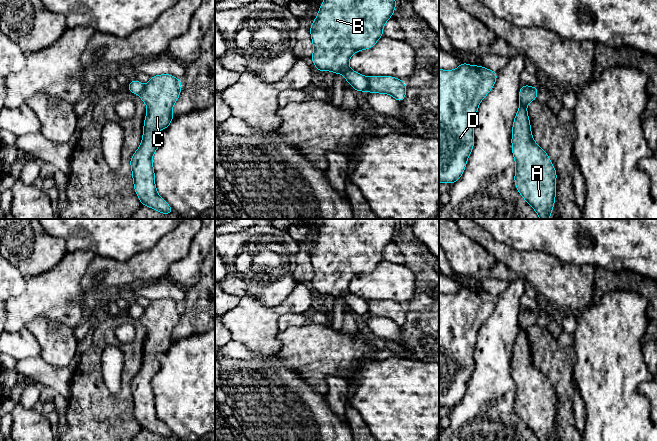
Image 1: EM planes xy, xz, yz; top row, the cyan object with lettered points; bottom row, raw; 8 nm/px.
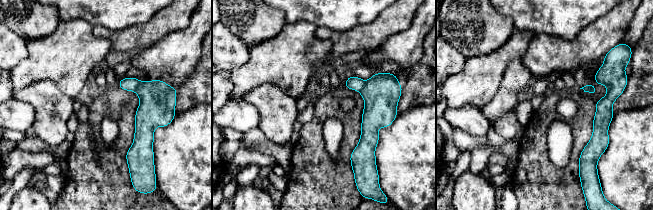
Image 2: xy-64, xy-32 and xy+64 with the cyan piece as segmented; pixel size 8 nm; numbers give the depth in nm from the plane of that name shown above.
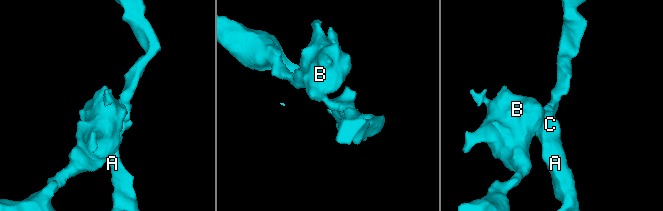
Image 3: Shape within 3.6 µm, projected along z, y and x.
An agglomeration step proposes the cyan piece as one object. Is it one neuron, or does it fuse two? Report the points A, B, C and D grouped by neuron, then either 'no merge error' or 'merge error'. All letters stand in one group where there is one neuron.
A C / B D | merge error

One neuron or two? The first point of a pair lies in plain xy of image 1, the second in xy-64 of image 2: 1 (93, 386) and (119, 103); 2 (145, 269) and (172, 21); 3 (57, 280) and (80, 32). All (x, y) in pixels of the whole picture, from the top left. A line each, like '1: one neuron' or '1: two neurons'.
1: one neuron
2: one neuron
3: one neuron

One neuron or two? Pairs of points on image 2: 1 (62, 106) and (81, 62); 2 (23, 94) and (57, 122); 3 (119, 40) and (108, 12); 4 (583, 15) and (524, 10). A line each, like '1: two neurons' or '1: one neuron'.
1: two neurons
2: one neuron
3: two neurons
4: one neuron

